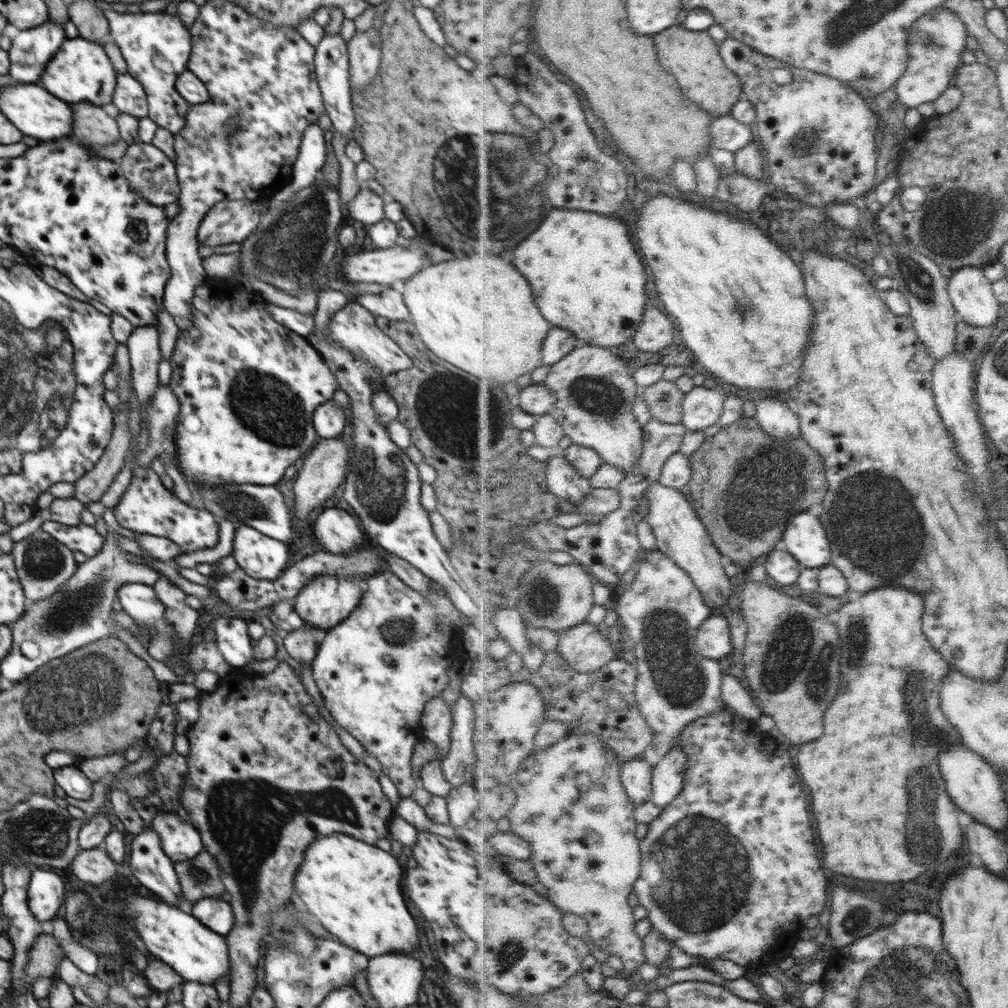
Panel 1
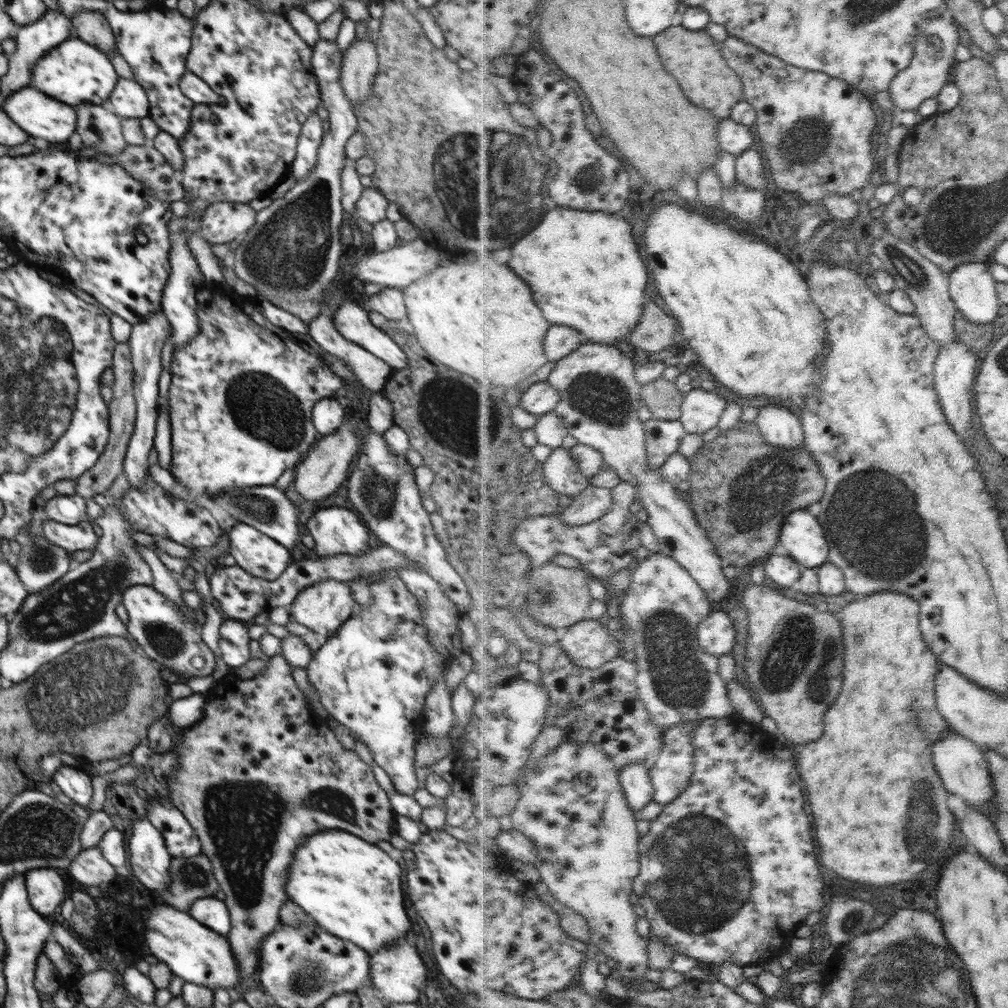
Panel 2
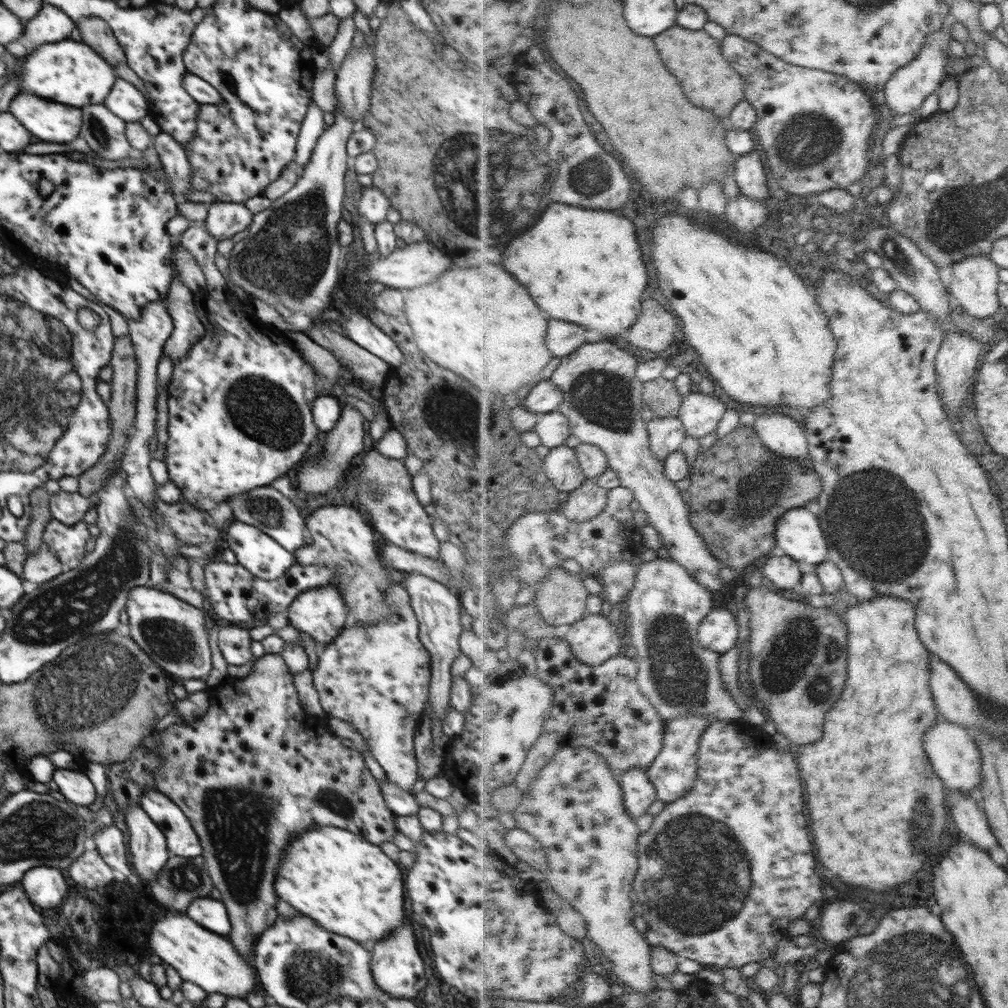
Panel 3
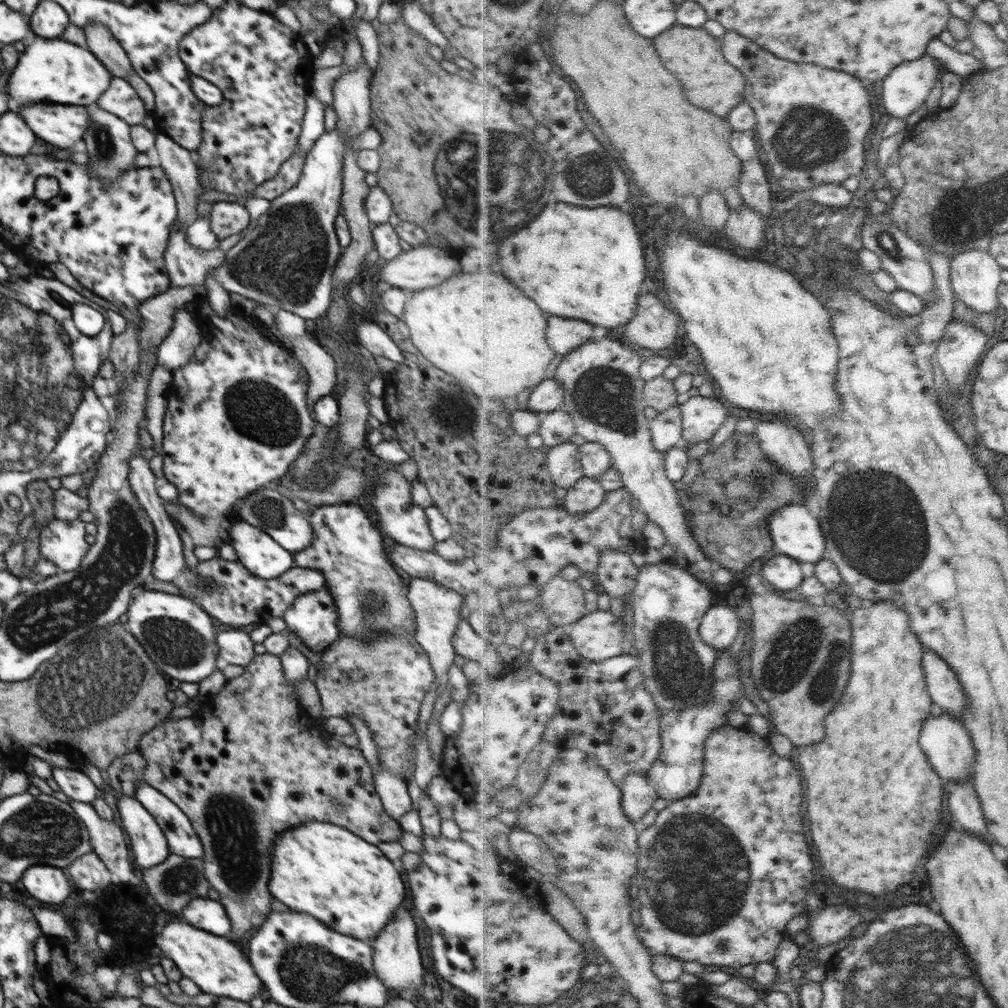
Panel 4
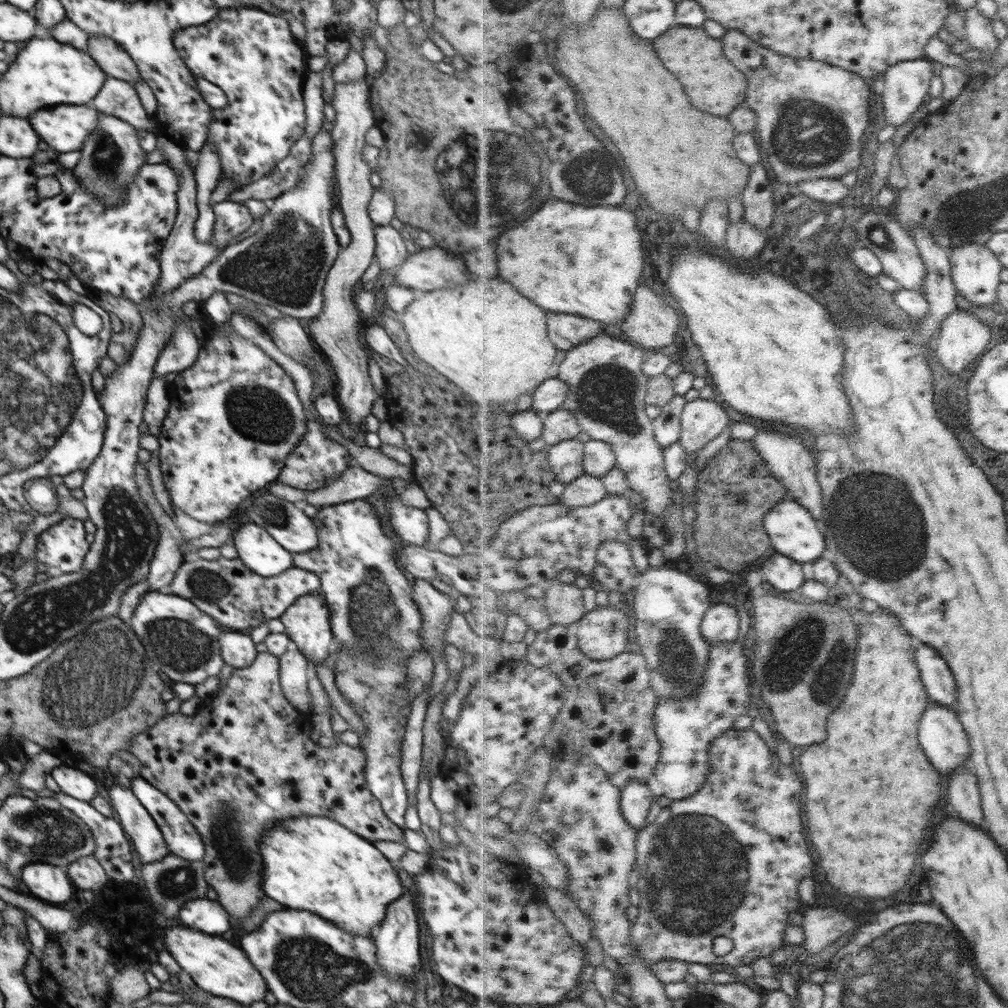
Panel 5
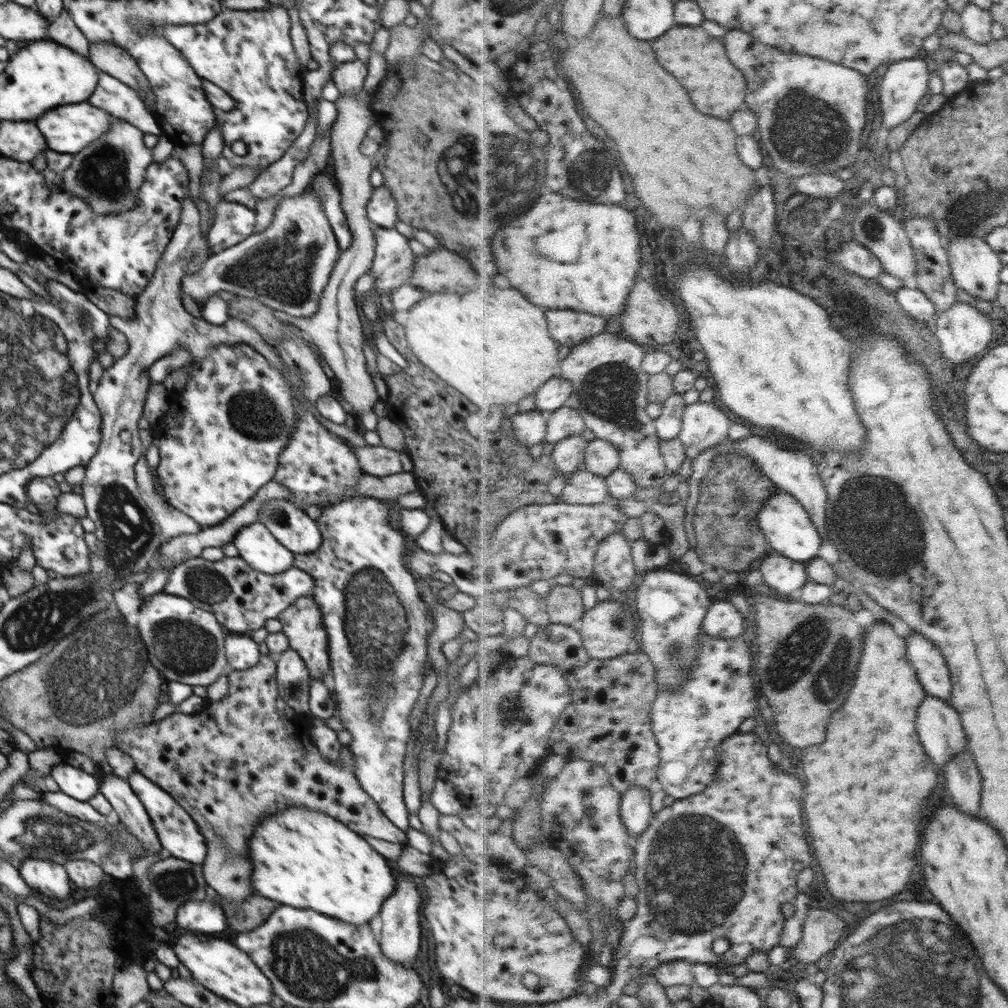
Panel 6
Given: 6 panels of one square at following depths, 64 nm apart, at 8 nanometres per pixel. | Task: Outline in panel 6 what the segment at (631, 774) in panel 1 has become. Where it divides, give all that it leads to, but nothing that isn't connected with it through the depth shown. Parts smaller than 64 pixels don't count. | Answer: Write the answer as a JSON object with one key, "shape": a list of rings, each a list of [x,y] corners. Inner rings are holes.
{"shape":[[[637,787],[628,791],[622,800],[622,817],[630,834],[637,839],[654,821],[654,810],[652,810],[652,792]]]}

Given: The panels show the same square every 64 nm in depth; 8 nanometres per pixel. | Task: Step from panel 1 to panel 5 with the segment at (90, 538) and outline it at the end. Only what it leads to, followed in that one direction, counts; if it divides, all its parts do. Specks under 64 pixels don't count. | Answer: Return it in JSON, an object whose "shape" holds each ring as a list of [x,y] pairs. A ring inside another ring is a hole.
{"shape":[[[55,517],[49,529],[38,535],[35,558],[39,563],[60,568],[63,573],[78,572],[84,566],[84,558],[89,552],[90,544],[86,539],[84,521],[72,517]]]}

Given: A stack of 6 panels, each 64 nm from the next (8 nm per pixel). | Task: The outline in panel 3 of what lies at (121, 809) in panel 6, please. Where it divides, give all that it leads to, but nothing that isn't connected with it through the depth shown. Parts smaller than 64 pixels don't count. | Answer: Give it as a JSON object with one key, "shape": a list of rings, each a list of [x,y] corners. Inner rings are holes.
{"shape":[[[139,804],[125,806],[124,816],[130,832],[128,848],[132,854],[131,864],[149,885],[160,875],[170,857],[166,837]]]}

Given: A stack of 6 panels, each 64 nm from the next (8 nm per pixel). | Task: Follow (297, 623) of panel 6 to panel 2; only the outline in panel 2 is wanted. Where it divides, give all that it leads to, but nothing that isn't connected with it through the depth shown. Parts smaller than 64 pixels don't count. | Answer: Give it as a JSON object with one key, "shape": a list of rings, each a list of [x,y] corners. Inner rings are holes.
{"shape":[[[322,580],[298,593],[298,596],[289,606],[290,615],[296,622],[310,628],[316,634],[322,634],[326,638],[334,636],[336,630],[355,613],[356,602],[352,598],[352,590],[348,586],[348,581]]]}

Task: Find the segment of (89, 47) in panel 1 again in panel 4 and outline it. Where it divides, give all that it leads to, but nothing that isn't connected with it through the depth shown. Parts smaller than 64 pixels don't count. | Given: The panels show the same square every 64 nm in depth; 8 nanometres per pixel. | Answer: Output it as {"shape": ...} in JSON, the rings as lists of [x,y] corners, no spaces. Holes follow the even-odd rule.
{"shape":[[[34,36],[26,42],[25,50],[19,54],[18,64],[14,66],[8,83],[2,89],[6,90],[6,96],[8,96],[8,111],[16,113],[20,106],[30,106],[30,104],[50,103],[83,107],[94,105],[102,93],[106,92],[110,81],[112,81],[112,76],[88,48],[76,46],[76,44],[60,38],[46,39]]]}

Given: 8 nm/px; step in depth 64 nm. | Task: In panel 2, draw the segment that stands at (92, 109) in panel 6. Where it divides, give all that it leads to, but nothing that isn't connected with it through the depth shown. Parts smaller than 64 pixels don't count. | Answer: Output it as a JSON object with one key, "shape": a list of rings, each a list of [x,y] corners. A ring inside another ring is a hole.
{"shape":[[[22,87],[16,90],[12,96],[6,98],[2,104],[2,110],[12,119],[20,128],[24,129],[28,136],[33,136],[42,144],[55,144],[62,142],[66,144],[68,138],[76,130],[78,122],[78,113],[72,108],[72,105],[64,104],[35,88]]]}

